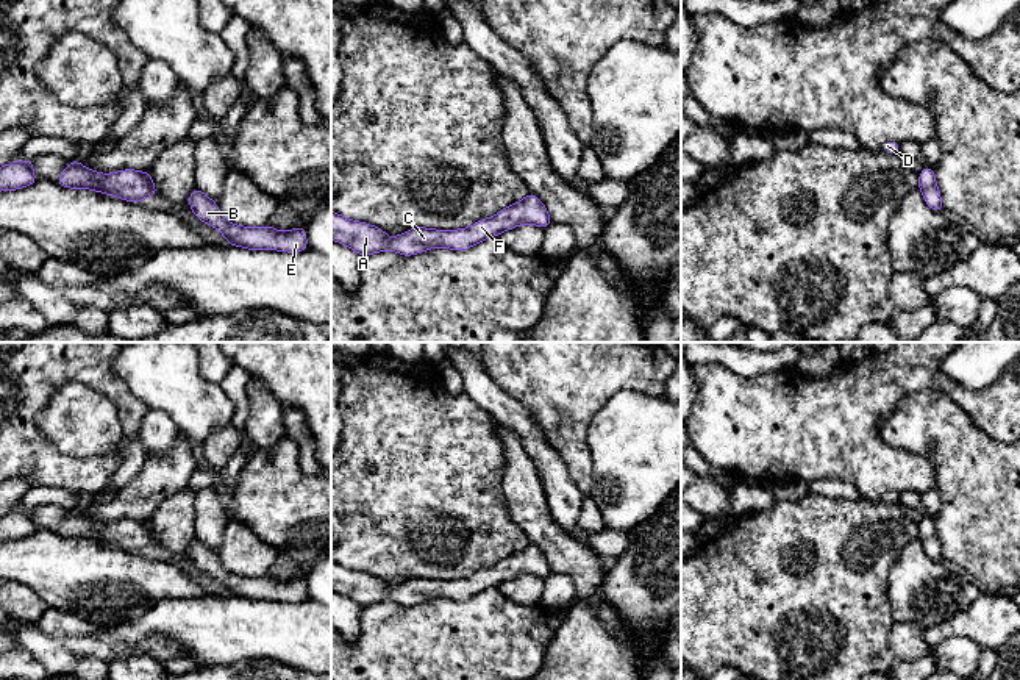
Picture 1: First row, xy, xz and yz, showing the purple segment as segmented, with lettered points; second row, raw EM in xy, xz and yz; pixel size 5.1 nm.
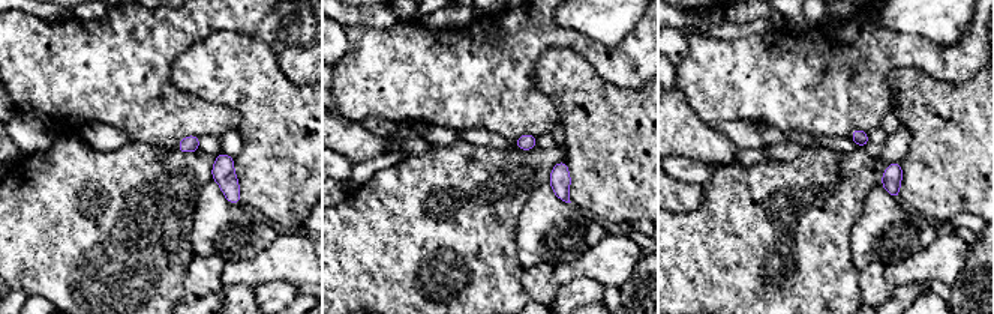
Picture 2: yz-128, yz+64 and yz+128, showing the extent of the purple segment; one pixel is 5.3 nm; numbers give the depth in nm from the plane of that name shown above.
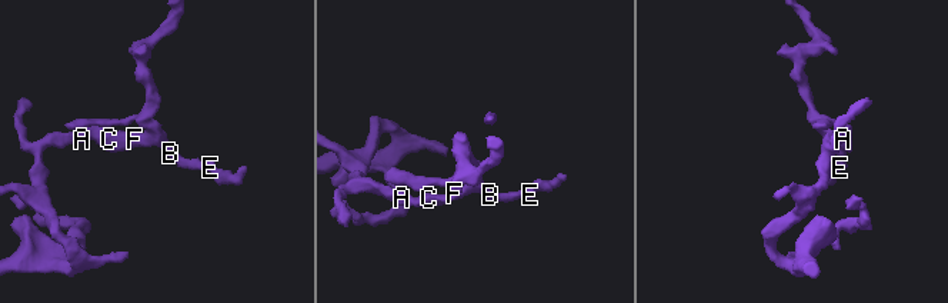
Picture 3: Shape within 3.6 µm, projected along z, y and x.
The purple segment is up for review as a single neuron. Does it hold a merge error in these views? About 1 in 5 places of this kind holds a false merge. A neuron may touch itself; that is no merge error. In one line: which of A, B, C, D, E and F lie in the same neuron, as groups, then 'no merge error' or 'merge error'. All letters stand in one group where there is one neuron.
A B C D E F; no merge error

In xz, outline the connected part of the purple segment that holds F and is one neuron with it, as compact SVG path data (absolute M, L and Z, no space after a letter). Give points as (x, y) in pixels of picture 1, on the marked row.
M530 192L520 202L503 208L492 217L478 220L472 227L445 231L415 227L397 238L387 238L383 228L350 220L331 211L331 239L358 252L361 256L384 250L411 256L439 247L462 252L522 224L533 224L545 230L551 222L545 205Z

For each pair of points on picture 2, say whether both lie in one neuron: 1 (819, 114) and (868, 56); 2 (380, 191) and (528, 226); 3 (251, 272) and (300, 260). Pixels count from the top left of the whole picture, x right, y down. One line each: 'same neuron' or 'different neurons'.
1: same neuron
2: different neurons
3: same neuron

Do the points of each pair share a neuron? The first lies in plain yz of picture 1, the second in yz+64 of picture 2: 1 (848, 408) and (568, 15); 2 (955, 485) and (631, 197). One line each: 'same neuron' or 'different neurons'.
1: different neurons
2: same neuron

